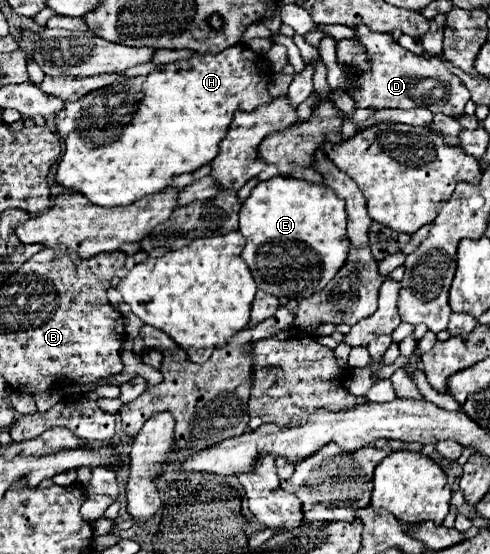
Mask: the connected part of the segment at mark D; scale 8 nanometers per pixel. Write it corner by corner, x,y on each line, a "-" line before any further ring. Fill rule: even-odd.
366,26
356,28
356,38
366,46
372,68
360,76
358,92
354,96
356,108
418,108
424,106
432,112
444,112
446,116
460,116
466,102
470,100
470,90
462,86
460,78
452,78
448,62
442,56
422,58
404,50
390,34
378,34

